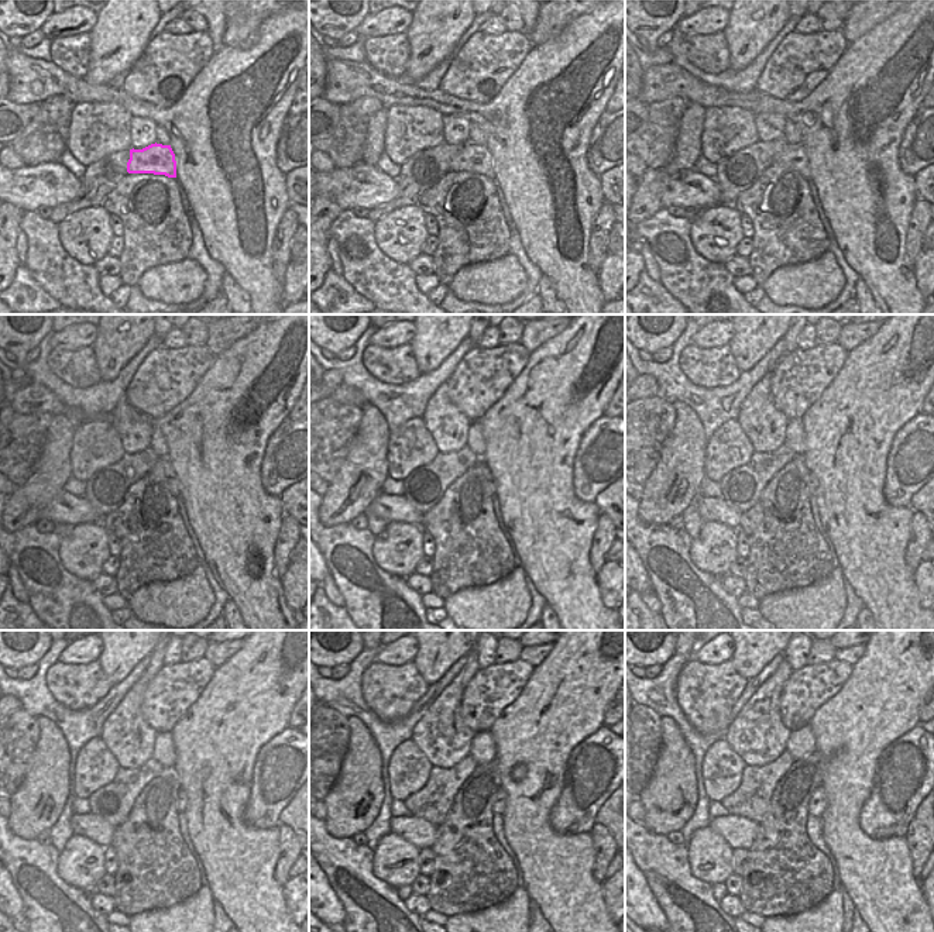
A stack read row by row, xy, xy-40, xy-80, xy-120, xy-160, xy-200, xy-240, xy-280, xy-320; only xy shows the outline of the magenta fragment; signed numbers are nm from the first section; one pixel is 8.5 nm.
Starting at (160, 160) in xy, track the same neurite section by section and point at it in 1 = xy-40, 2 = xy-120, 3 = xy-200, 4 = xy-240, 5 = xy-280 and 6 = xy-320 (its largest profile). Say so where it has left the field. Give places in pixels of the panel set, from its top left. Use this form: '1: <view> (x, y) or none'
1: xy-40 (476, 158)
2: xy-120 (162, 468)
3: xy-200 (811, 484)
4: xy-240 (181, 802)
5: xy-280 (500, 798)
6: xy-320 (817, 804)

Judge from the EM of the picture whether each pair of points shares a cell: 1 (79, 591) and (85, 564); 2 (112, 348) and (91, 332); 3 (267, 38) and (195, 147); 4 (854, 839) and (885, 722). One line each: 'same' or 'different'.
1: different
2: different
3: same
4: same

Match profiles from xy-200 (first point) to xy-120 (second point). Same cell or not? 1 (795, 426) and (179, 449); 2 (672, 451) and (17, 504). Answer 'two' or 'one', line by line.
1: two
2: one

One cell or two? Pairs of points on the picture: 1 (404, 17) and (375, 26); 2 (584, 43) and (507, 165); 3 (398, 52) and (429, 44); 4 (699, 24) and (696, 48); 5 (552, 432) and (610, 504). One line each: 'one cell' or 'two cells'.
1: one cell
2: one cell
3: two cells
4: two cells
5: two cells

